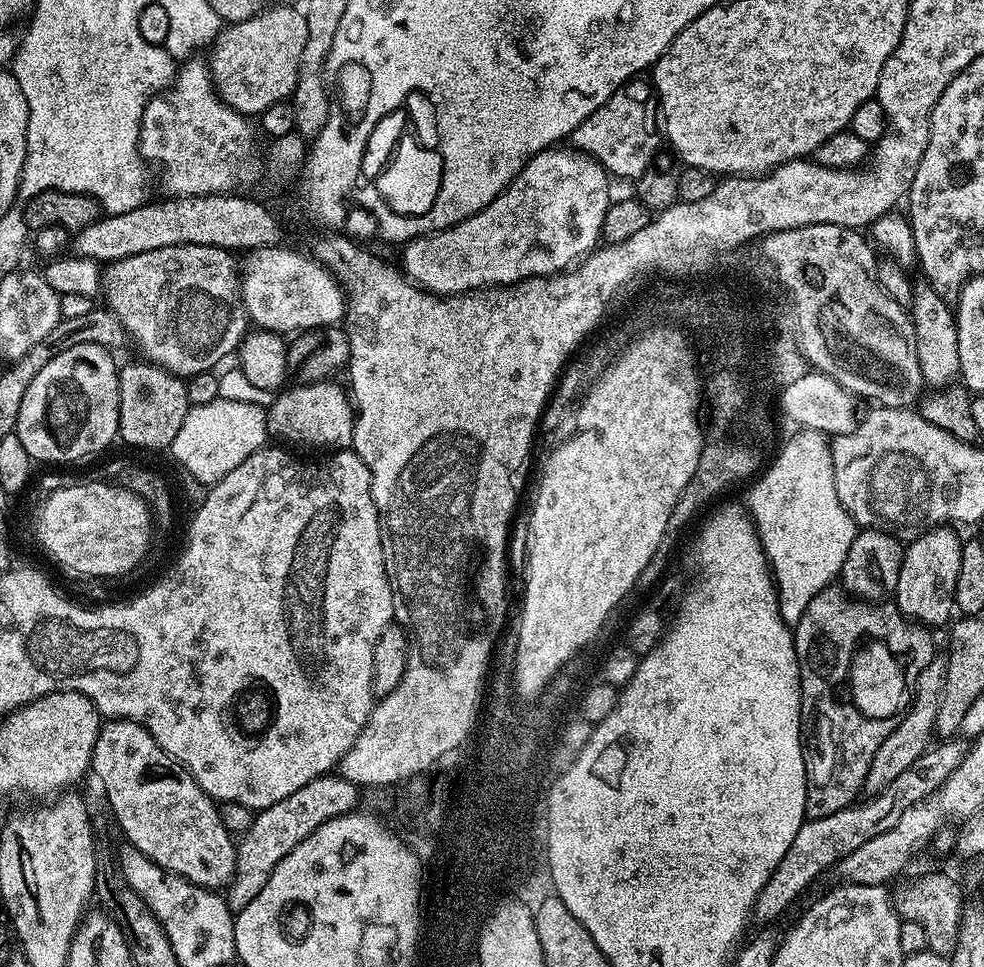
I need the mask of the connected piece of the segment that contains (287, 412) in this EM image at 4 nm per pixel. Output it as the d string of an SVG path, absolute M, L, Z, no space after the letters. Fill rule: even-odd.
M320 378L315 381L317 384L300 384L297 388L285 387L275 397L277 400L272 405L267 405L267 435L289 440L292 444L305 444L308 448L351 449L354 404L345 389L343 392L338 385L331 384L330 381L328 378Z

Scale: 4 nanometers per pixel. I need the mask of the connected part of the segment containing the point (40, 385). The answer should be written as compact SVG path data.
M75 344L57 352L38 374L34 374L34 382L30 382L26 394L22 394L14 433L22 438L22 446L26 446L26 454L30 454L33 461L72 464L75 460L98 455L103 448L111 446L112 439L117 439L120 431L120 373L112 355L109 349L97 344Z

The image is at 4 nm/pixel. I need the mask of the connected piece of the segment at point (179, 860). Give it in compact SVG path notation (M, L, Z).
M109 719L107 722L101 723L100 733L94 742L94 750L92 751L91 771L96 771L96 776L100 779L100 784L104 787L104 796L108 799L108 804L112 807L112 812L116 815L116 824L124 831L124 836L131 847L137 848L142 854L146 854L146 858L153 860L158 866L162 866L167 872L178 874L182 878L186 878L190 882L194 882L203 888L211 888L220 890L231 881L233 873L236 872L236 844L233 837L228 832L226 826L222 824L219 818L219 810L217 801L206 795L202 790L202 786L198 786L198 782L188 773L187 770L172 756L167 756L162 750L162 746L158 746L158 742L147 732L140 724L135 724L133 720L117 720Z

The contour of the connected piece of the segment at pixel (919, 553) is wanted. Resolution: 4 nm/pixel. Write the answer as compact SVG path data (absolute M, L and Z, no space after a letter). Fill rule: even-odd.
M952 526L931 528L921 536L907 541L894 603L909 620L933 626L932 624L947 625L953 619L954 586L958 582L958 566L962 562L962 536L955 531L959 532Z

